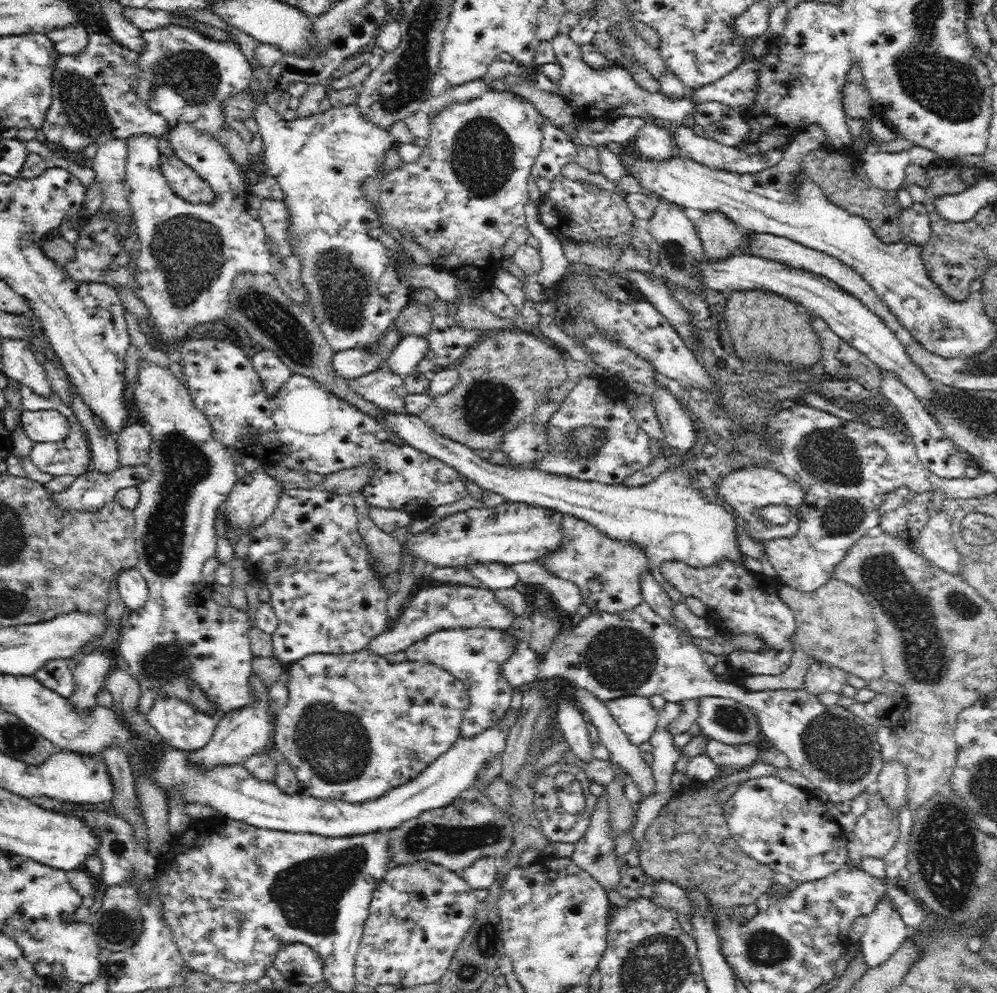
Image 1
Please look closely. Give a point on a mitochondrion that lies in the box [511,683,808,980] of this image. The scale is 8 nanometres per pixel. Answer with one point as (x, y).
(766, 948)

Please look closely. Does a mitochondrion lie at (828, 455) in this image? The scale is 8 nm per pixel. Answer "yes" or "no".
yes

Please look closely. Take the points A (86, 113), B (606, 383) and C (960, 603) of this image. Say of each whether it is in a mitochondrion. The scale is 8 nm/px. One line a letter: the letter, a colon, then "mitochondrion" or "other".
A: mitochondrion
B: other
C: mitochondrion

